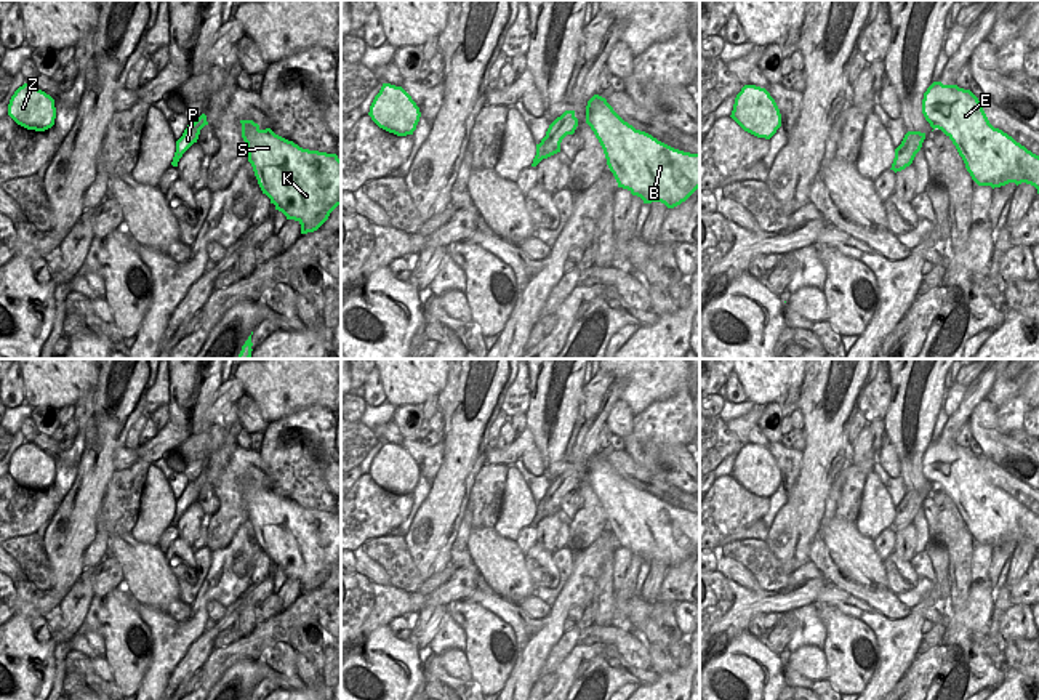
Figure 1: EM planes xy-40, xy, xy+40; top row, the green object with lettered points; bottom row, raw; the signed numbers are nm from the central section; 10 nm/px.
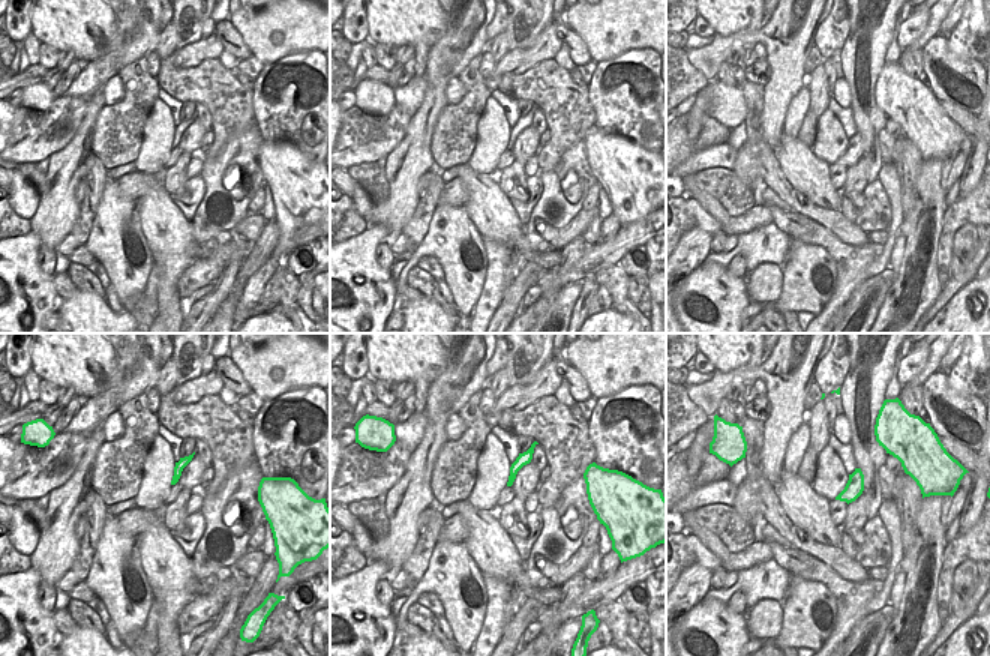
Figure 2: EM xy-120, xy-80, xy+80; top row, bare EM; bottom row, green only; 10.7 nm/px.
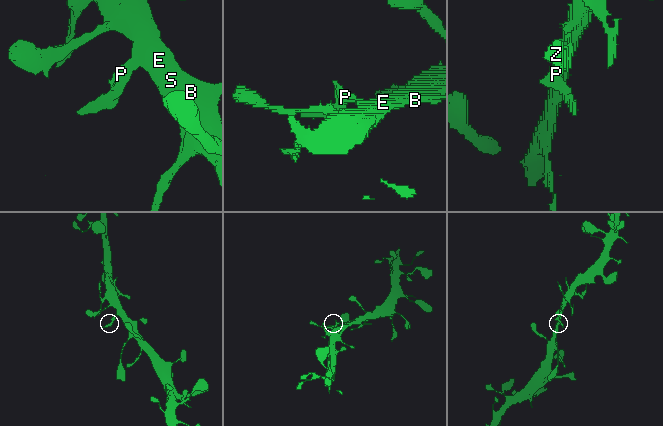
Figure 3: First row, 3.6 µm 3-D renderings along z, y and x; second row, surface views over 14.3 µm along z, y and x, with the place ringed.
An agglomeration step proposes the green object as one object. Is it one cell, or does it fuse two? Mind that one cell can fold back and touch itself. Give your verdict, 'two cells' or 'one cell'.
one cell

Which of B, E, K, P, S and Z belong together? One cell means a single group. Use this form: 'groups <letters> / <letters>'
groups B E K P S Z

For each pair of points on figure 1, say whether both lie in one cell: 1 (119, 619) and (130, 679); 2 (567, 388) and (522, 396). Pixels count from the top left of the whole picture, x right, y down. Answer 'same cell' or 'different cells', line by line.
1: same cell
2: different cells

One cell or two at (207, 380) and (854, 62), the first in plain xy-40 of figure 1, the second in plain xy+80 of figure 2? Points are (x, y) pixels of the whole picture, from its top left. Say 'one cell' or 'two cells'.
one cell

